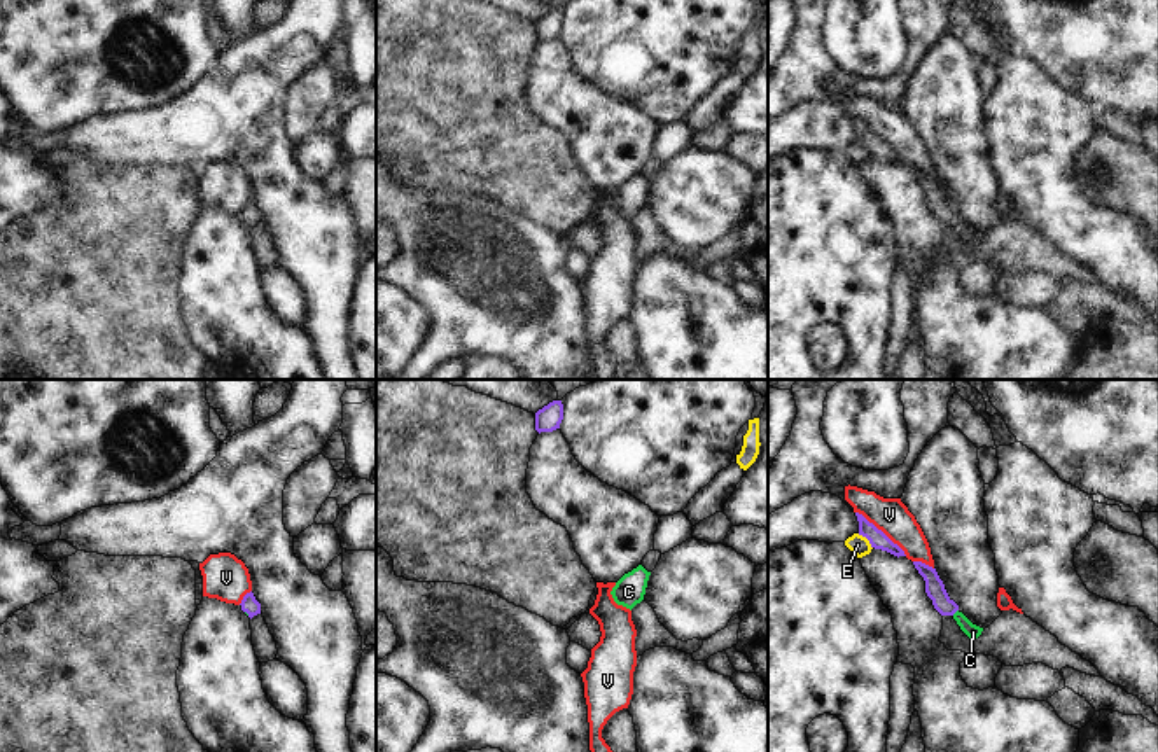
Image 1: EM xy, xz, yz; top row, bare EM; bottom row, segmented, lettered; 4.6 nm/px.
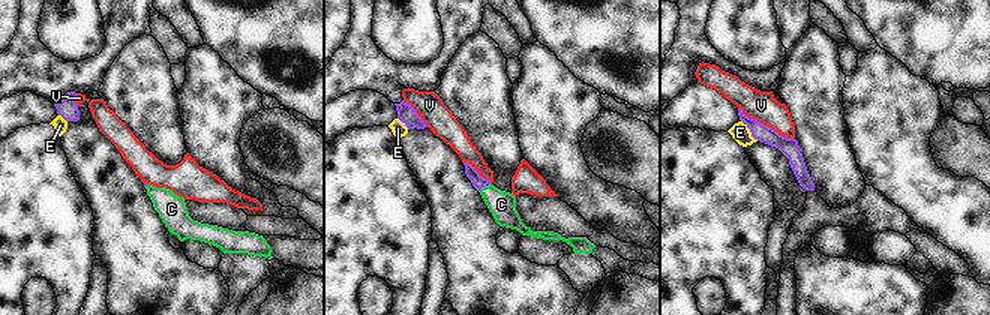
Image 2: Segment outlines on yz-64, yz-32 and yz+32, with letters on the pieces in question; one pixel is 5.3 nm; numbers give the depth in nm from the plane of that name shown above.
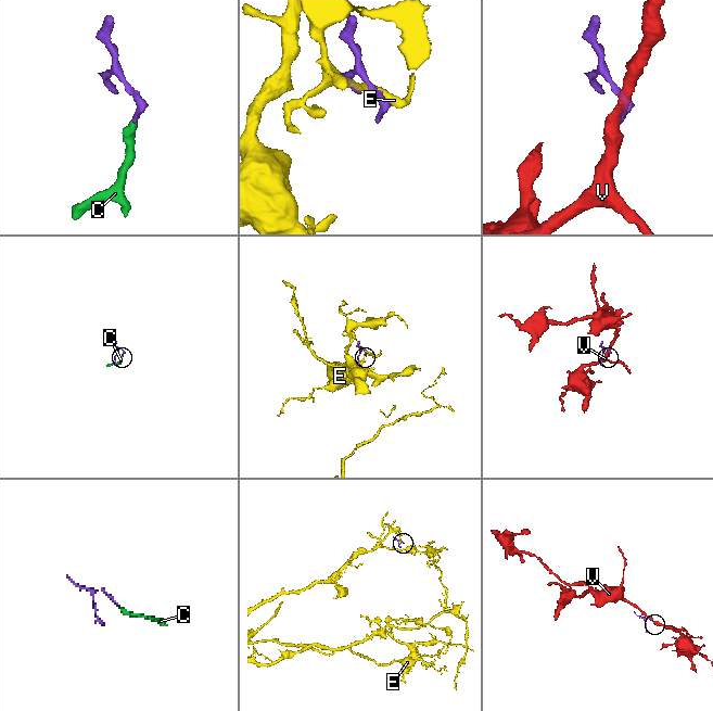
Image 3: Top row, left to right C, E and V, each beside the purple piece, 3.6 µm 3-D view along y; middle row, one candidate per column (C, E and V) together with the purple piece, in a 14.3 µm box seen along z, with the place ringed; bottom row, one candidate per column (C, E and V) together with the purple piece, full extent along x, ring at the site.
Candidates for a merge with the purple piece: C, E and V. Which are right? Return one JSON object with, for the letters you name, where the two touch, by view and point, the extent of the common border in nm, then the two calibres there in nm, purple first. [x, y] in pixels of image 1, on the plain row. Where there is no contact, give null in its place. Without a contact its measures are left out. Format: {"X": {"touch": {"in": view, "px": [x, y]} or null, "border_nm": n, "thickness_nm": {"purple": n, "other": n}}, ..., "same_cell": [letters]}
{"C": {"touch": {"in": "yz", "px": [954, 221]}, "border_nm": 40, "thickness_nm": {"purple": 90, "other": 70}}, "same_cell": ["C"]}

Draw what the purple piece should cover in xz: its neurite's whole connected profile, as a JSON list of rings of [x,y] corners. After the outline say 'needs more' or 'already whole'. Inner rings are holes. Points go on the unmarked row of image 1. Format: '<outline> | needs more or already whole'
[[[553,9],[535,21],[535,38],[539,42],[553,40],[560,37],[562,28],[563,28],[563,12],[562,9]]] | already whole

